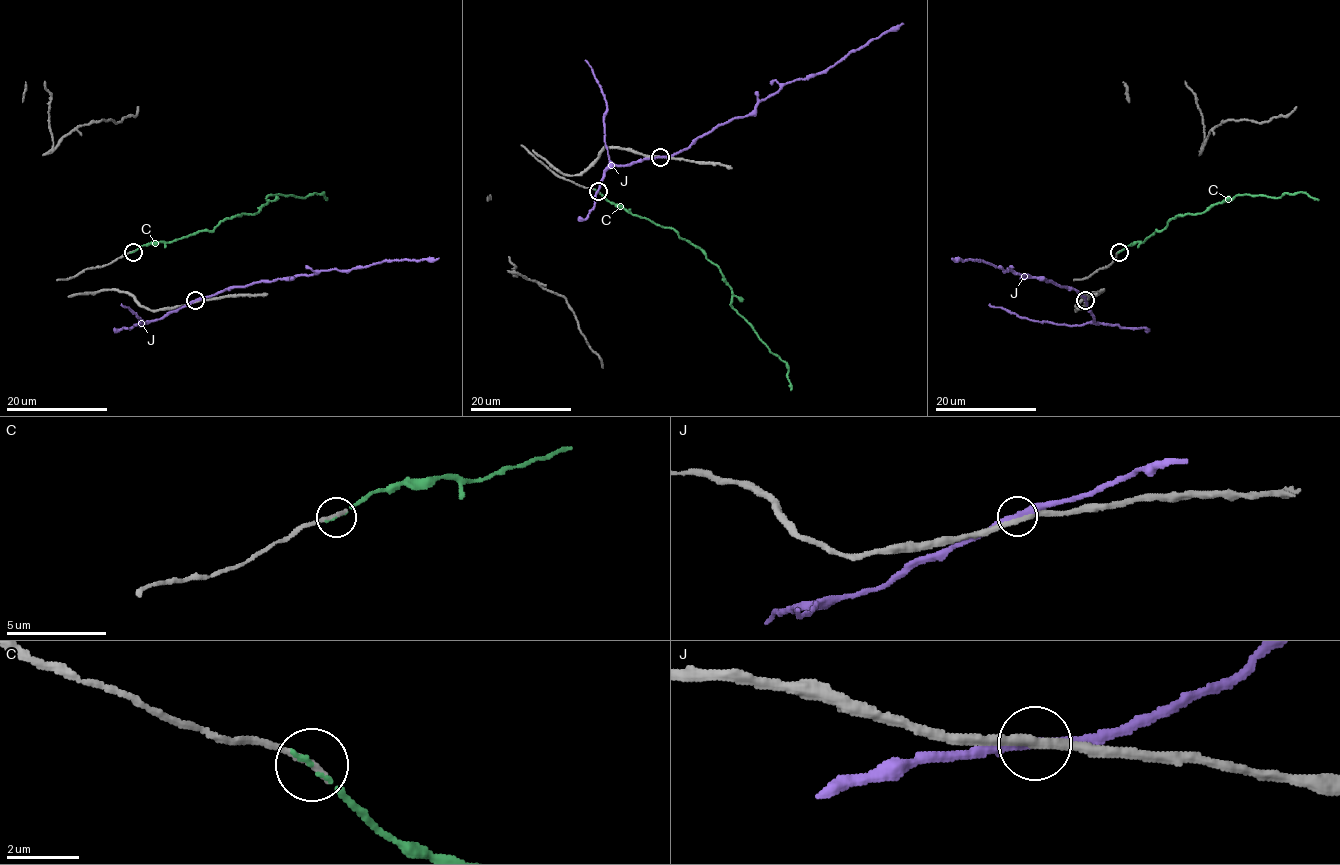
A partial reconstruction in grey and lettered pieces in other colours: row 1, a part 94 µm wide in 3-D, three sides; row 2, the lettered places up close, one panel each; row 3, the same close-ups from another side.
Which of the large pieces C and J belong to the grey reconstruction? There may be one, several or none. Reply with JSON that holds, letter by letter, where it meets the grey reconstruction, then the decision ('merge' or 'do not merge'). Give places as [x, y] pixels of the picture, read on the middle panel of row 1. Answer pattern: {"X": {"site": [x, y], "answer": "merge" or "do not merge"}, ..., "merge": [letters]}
{"C": {"site": [598, 191], "answer": "merge"}, "J": {"site": [660, 157], "answer": "do not merge"}, "merge": ["C"]}

